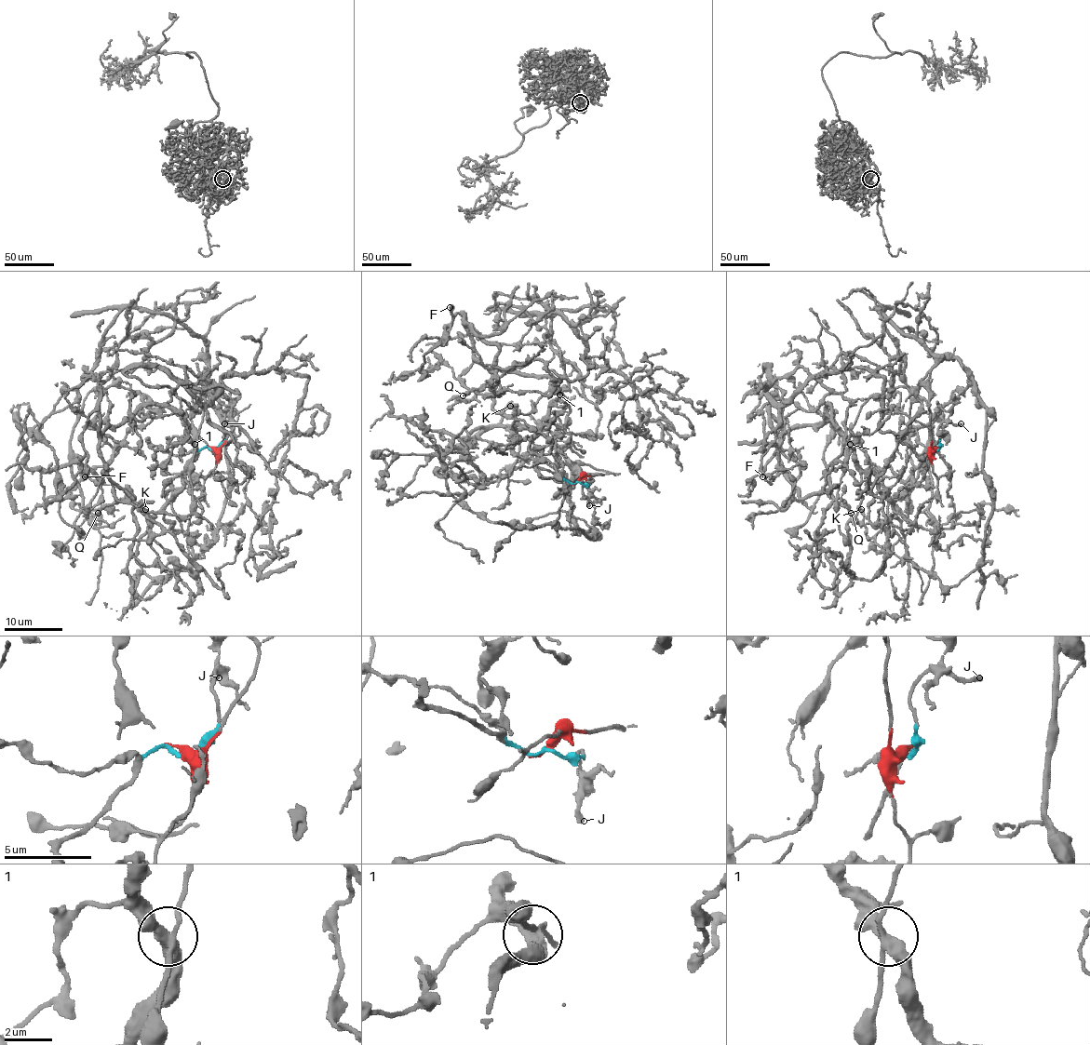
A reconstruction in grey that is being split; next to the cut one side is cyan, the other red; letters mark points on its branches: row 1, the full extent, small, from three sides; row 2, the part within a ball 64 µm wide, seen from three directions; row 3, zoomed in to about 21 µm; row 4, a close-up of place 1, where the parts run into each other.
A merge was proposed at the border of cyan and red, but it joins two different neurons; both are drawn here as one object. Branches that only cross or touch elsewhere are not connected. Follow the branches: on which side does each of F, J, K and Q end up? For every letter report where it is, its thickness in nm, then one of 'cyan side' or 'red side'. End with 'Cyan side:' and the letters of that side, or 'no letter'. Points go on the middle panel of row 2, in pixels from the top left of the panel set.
F: place (450, 307); calibre 340 nm; cyan side
J: place (589, 505); calibre 240 nm; cyan side
K: place (510, 406); calibre 440 nm; cyan side
Q: place (463, 395); calibre 170 nm; cyan side
Cyan side: F, J, K, Q

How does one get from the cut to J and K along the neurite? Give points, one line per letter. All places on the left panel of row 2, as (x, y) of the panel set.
J: (212, 448), (215, 449), (223, 439), (225, 423)
K: (212, 448), (205, 447), (171, 480), (167, 501), (147, 528), (149, 538), (151, 515), (144, 508)

